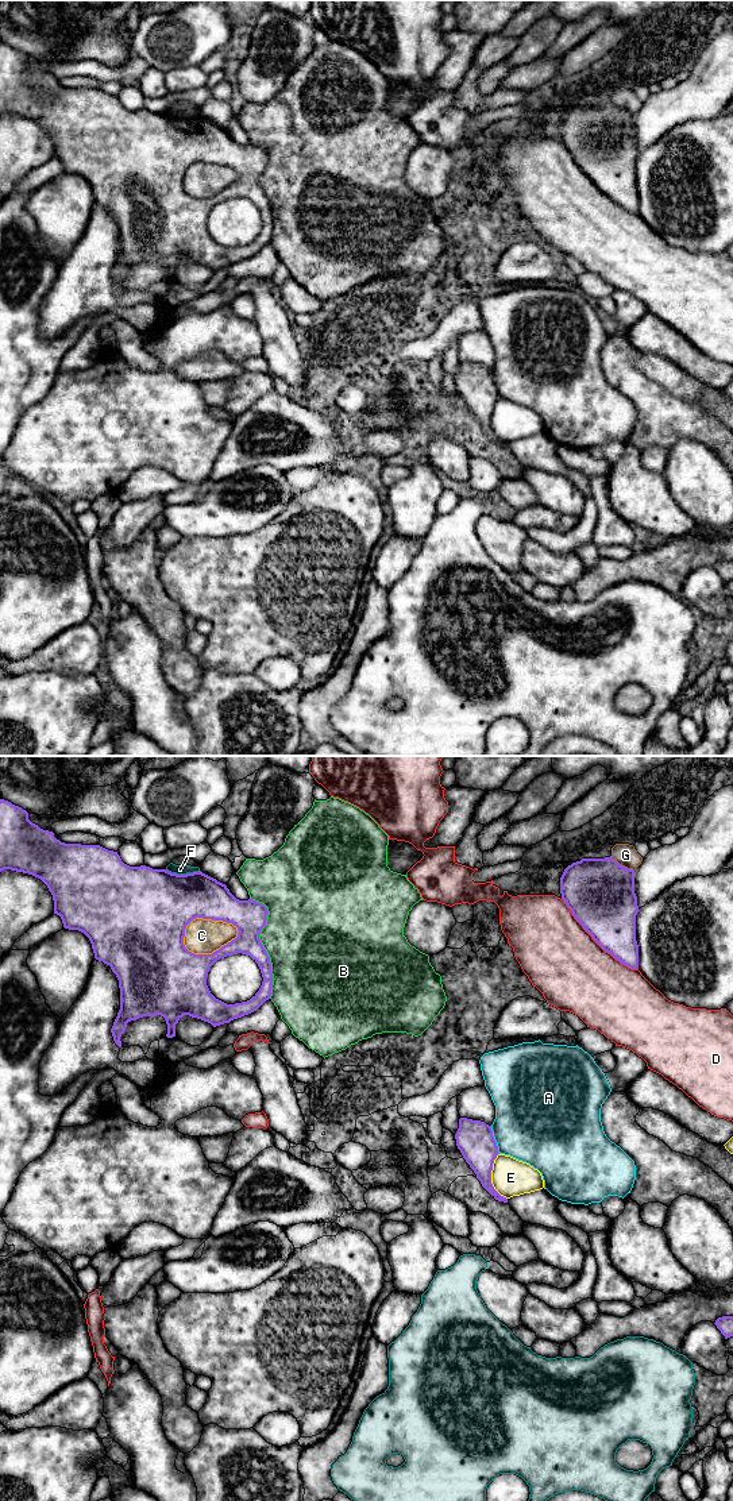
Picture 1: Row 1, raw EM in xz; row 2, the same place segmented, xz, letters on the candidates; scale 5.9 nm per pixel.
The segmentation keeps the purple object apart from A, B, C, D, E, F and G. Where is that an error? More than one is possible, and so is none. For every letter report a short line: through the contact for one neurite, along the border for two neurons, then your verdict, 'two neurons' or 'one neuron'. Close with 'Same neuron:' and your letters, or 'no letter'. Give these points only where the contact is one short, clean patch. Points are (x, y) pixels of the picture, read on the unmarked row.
A: two neurons
B: two neurons
C: two neurons
D: two neurons
E: two neurons
F: two neurons
G: two neurons
Same neuron: no letter

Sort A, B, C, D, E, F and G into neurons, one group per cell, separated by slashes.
A / B C / D / E / F / G

